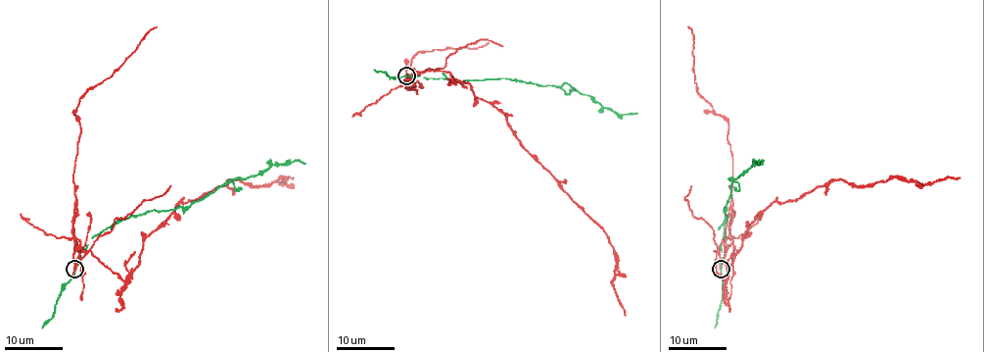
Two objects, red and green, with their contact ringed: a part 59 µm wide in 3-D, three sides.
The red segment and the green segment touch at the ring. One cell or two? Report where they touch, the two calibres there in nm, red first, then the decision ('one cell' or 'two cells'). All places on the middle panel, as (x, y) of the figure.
place (406, 75); calibres 280 and 160 nm; two cells

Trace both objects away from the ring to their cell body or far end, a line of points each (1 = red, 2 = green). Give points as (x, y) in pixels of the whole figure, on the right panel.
1: (720, 268), (716, 254), (725, 279), (741, 237), (773, 202), (835, 179), (960, 177)
2: (720, 268), (723, 225), (727, 219), (723, 209), (731, 193), (728, 178), (735, 178), (759, 161), (758, 164)

